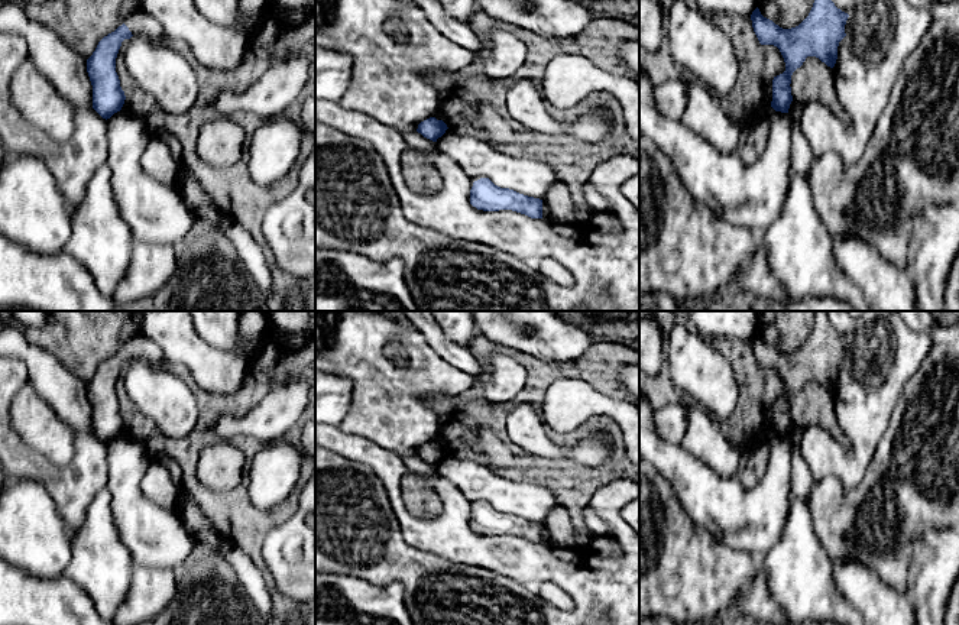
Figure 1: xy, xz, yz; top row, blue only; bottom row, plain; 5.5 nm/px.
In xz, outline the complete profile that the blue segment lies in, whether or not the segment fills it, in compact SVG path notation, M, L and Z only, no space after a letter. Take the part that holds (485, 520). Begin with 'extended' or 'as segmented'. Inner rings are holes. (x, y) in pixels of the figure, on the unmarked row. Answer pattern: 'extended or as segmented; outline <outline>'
extended; outline M480 502L473 506L470 528L483 535L512 534L531 543L551 543L550 532L544 524L500 512L489 502Z

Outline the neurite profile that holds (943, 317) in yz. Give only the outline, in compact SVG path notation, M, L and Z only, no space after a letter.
M930 311L937 323L952 326L959 321L959 311Z

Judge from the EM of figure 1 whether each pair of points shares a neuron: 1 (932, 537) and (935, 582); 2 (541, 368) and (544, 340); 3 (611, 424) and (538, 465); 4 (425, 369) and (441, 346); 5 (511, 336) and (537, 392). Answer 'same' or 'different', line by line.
1: same
2: different
3: same
4: different
5: different

